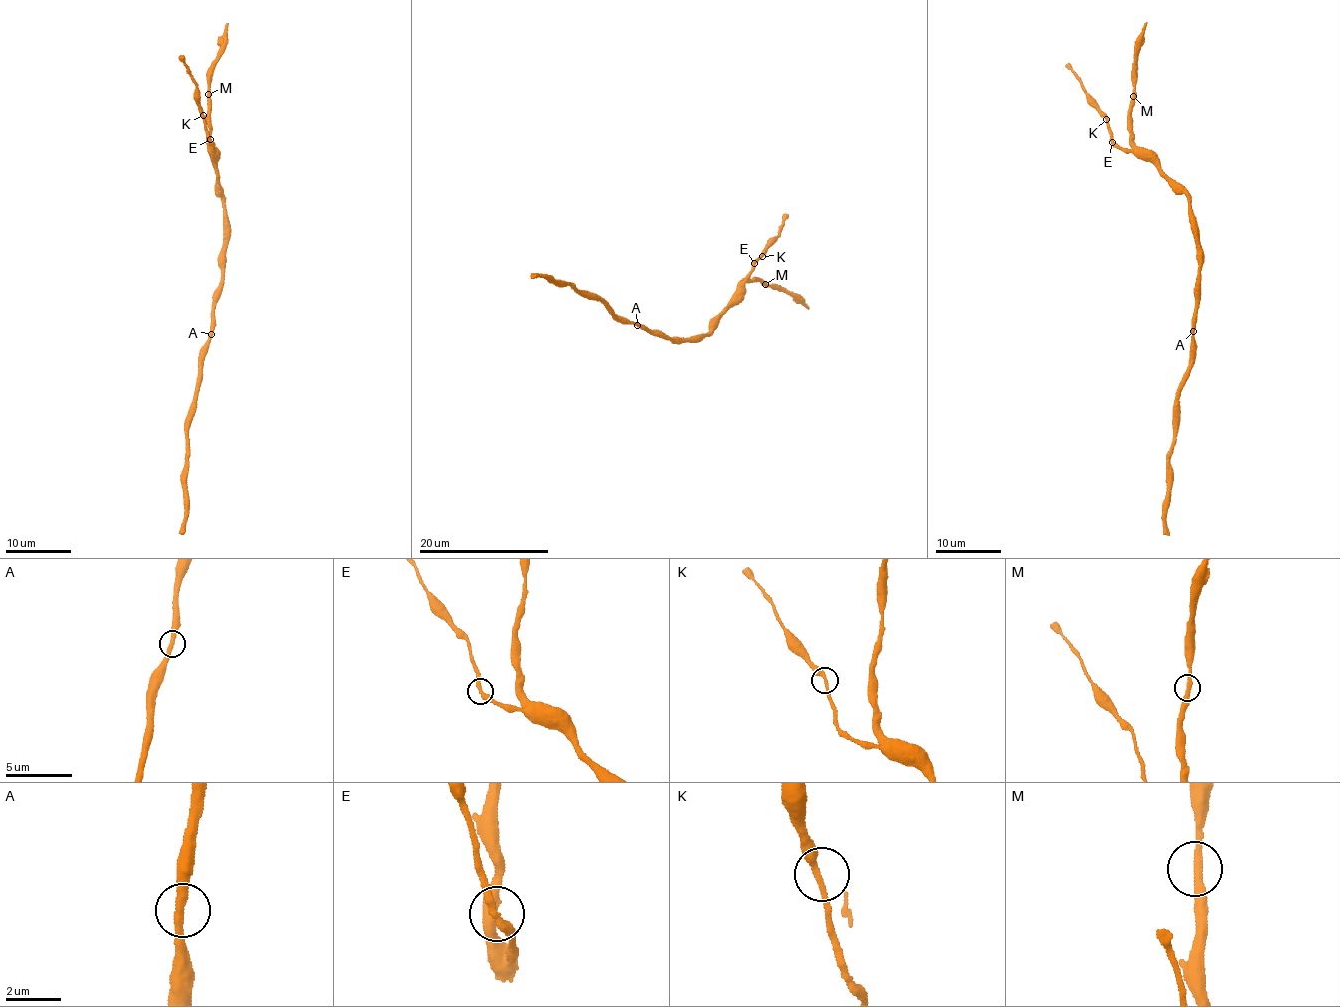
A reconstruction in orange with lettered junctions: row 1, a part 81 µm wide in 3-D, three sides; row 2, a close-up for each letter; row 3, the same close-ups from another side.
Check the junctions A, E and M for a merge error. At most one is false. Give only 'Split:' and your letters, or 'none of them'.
Split: none of them

